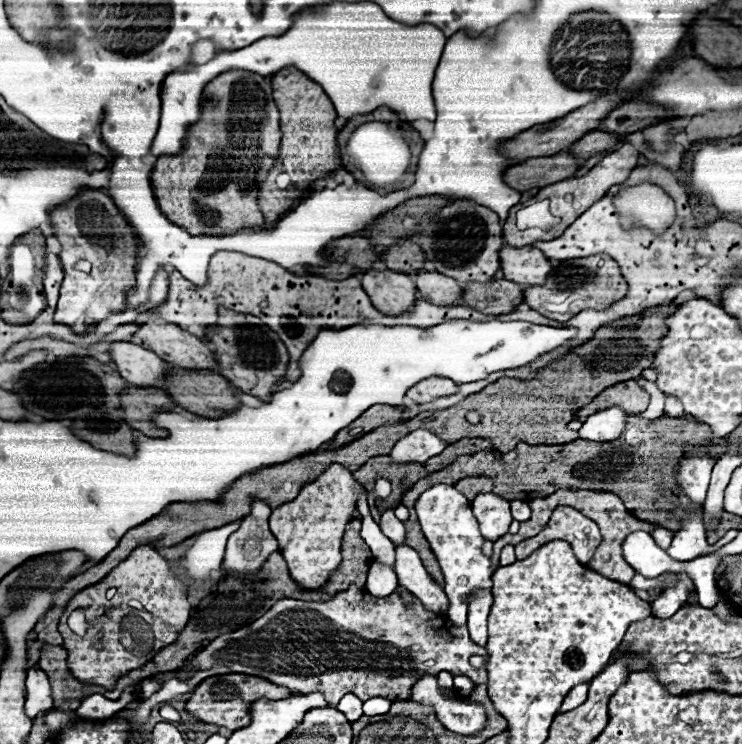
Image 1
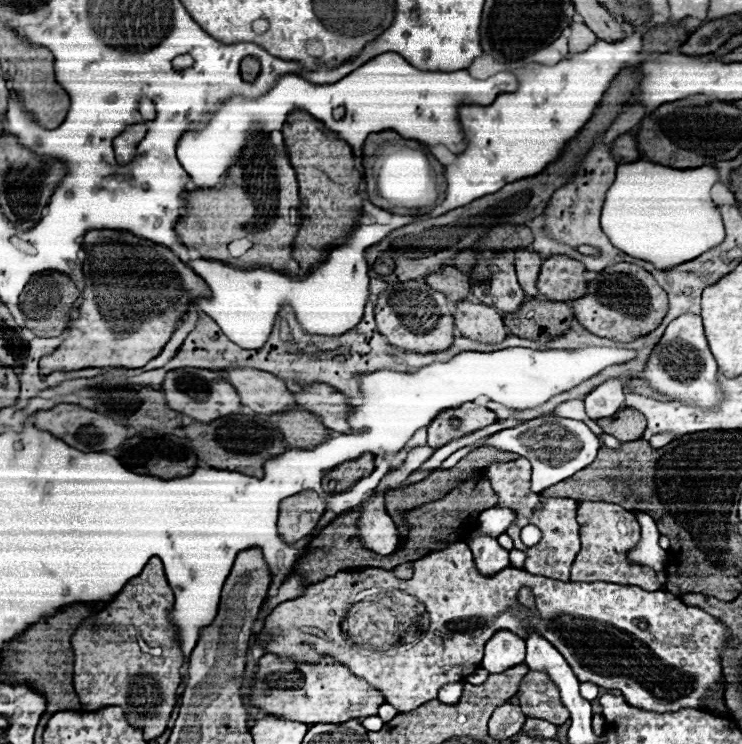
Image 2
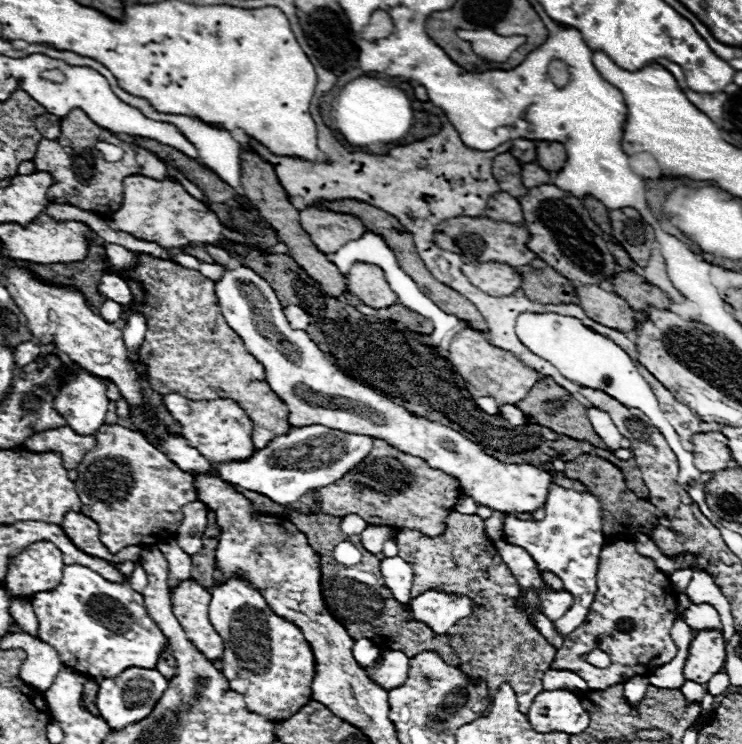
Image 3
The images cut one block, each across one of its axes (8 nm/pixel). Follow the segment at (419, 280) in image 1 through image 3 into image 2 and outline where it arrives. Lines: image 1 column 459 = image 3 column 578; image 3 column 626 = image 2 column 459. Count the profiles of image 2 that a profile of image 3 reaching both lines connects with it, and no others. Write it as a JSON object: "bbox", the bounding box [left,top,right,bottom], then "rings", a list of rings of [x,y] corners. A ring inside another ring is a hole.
{"bbox":[454,302,508,344],"rings":[[[474,302],[456,304],[454,324],[462,332],[462,336],[486,344],[498,344],[508,334],[498,310],[486,304],[474,304]]]}

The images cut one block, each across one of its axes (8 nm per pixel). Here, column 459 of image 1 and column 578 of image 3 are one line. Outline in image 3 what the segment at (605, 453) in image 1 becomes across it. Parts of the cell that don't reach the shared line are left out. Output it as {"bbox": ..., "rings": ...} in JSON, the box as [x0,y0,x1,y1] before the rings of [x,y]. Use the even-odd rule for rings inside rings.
{"bbox":[564,454,658,542],"rings":[[[582,454],[574,462],[566,462],[564,476],[582,482],[590,492],[594,492],[600,498],[602,508],[604,508],[604,536],[606,536],[606,542],[626,540],[634,532],[642,532],[642,534],[650,536],[652,530],[658,526],[656,506],[652,506],[648,500],[642,500],[634,492],[630,492],[626,488],[622,472],[616,470],[616,466],[612,466],[610,462],[606,462],[606,460],[602,460],[594,454]]]}

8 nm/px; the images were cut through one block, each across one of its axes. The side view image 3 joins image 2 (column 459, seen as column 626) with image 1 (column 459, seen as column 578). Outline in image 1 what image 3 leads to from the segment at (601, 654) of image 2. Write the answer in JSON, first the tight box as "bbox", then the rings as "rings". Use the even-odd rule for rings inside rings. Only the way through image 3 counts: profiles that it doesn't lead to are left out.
{"bbox":[116,586,488,724],"rings":[[[350,586],[348,590],[342,590],[342,594],[336,594],[330,598],[330,602],[306,602],[306,600],[294,600],[294,598],[282,598],[278,600],[262,618],[252,622],[250,626],[244,626],[236,632],[222,634],[210,646],[200,650],[196,656],[184,662],[180,670],[188,670],[190,666],[196,668],[194,676],[188,682],[180,682],[178,678],[168,678],[162,688],[152,694],[148,700],[140,702],[140,708],[136,710],[120,710],[116,716],[128,718],[130,724],[146,724],[150,712],[154,706],[160,706],[168,702],[174,696],[188,694],[198,686],[198,682],[206,680],[208,676],[218,674],[248,674],[248,676],[260,676],[264,680],[270,680],[278,686],[286,686],[290,690],[298,692],[314,692],[320,690],[324,694],[326,702],[330,706],[336,706],[344,694],[358,694],[362,702],[380,696],[390,702],[406,700],[410,698],[410,688],[414,686],[414,680],[422,678],[422,674],[438,674],[438,672],[450,672],[452,676],[468,676],[474,684],[486,684],[488,676],[484,668],[474,668],[470,664],[472,656],[486,656],[486,650],[480,646],[474,646],[468,638],[466,626],[454,626],[448,616],[428,612],[418,598],[412,598],[412,606],[406,606],[400,598],[402,588],[396,588],[386,598],[372,596],[362,586]]]}

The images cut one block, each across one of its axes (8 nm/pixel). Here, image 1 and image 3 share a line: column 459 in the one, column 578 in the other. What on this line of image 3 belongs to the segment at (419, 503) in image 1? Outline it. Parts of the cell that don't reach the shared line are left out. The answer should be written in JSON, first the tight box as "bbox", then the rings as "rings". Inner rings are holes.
{"bbox":[502,480,604,634],"rings":[[[552,480],[546,502],[546,518],[520,520],[516,512],[510,512],[506,514],[502,536],[508,544],[516,544],[528,550],[532,560],[536,560],[538,570],[556,574],[562,580],[564,589],[573,595],[574,603],[570,612],[554,622],[562,634],[570,634],[586,618],[596,592],[596,566],[604,546],[602,506],[598,498],[592,492],[566,490]]]}

